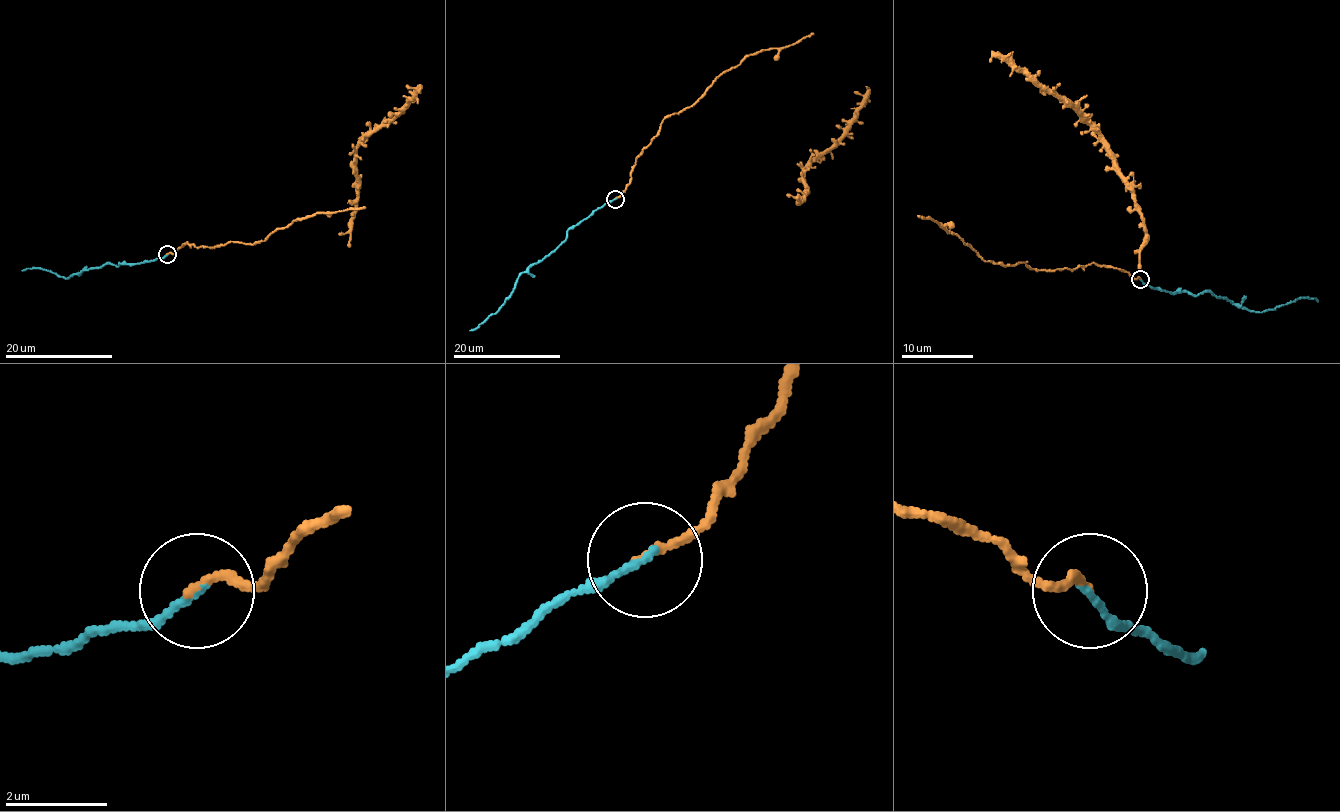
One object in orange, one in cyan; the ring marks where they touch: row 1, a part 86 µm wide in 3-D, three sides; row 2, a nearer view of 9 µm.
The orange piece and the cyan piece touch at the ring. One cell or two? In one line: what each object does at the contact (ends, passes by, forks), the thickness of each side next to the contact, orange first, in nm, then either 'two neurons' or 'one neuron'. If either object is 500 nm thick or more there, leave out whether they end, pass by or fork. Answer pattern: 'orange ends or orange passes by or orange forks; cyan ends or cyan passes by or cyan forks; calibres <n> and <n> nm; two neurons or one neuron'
orange ends; cyan ends; calibres 170 and 120 nm; one neuron

